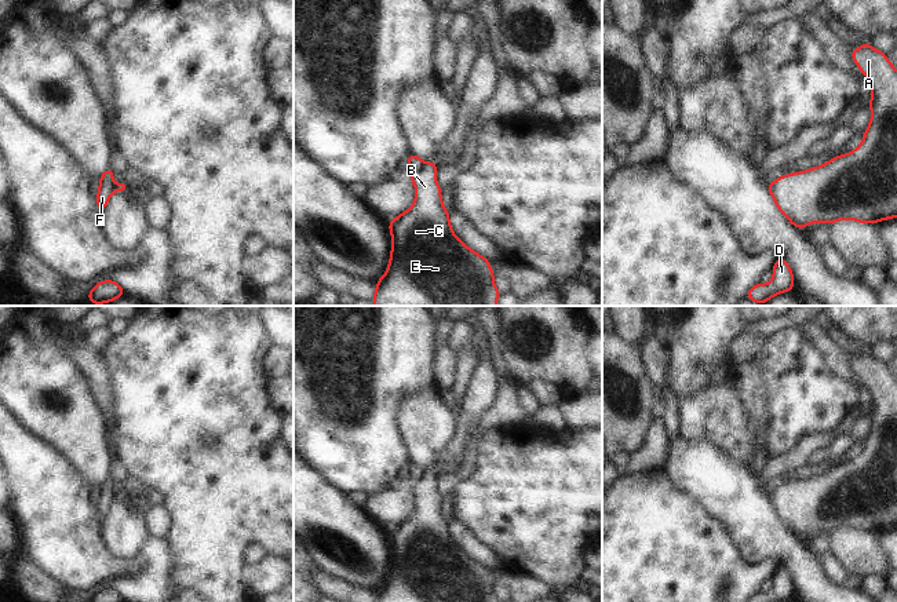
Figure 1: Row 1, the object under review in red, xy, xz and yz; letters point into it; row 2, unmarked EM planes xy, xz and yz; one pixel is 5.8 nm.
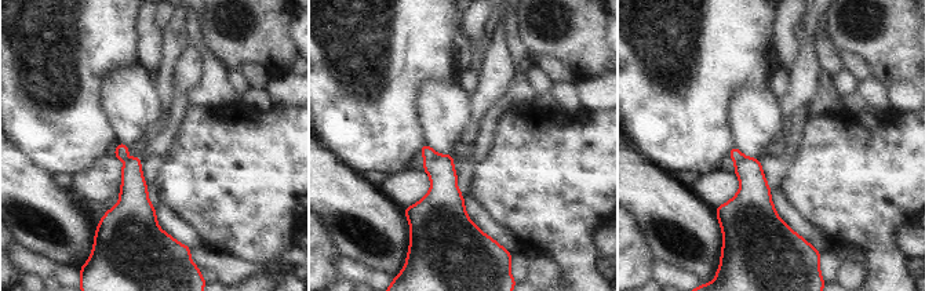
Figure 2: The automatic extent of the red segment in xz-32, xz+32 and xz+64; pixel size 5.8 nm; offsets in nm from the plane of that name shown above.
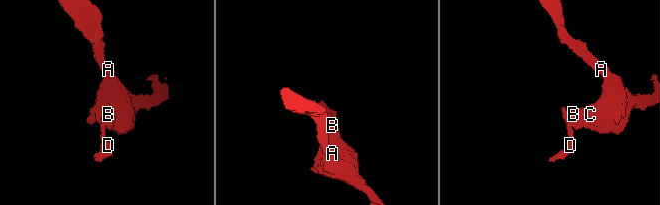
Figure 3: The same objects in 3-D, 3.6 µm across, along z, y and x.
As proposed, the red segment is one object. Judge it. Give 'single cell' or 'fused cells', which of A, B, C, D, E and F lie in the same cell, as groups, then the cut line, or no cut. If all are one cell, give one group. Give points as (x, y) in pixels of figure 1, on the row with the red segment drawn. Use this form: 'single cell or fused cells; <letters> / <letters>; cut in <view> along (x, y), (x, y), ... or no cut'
fused cells; A B C E / D F; cut in xz along (425, 163), (418, 170), (411, 171)

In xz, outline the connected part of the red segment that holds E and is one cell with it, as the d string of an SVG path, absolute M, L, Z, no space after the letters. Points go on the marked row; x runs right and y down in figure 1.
M424 163L419 171L411 171L416 189L413 205L390 220L393 245L384 276L376 282L375 306L497 306L500 292L493 284L489 260L466 247L452 231L449 214L441 201L441 189L435 179L437 164Z

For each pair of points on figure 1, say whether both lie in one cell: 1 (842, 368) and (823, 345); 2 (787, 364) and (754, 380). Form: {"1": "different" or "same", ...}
{"1": "same", "2": "different"}

